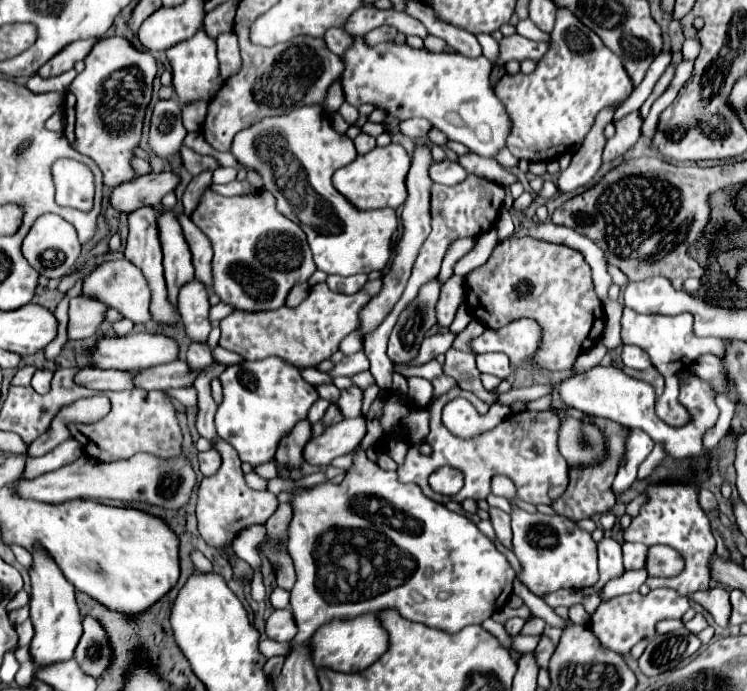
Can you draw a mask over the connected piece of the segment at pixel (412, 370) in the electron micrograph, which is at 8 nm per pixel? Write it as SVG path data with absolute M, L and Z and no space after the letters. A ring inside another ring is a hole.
M435 359L418 367L407 367L395 364L393 371L394 373L399 373L406 378L417 376L432 381L433 379L443 375L443 364L440 364Z

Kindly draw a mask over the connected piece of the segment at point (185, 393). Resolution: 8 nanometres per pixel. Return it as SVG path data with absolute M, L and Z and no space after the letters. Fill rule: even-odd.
M189 387L189 389L173 389L171 393L173 393L173 399L181 401L185 407L195 407L195 403L197 403L197 395L195 395L197 391L193 387Z

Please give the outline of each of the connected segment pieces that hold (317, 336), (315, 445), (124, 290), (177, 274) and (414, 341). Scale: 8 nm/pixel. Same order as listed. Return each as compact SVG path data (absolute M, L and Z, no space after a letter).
M367 281L361 291L353 295L333 293L327 283L317 283L311 287L309 297L297 307L281 307L277 311L261 311L261 313L237 313L227 315L221 327L219 345L227 351L235 351L243 355L247 361L259 361L265 357L281 357L293 367L315 367L323 359L329 359L343 337L357 329L357 313L365 301L369 301L375 293L379 293L381 281Z
M363 417L343 419L325 427L319 437L311 437L303 449L303 459L309 465L327 467L335 457L353 451L365 437L367 427Z
M125 257L99 265L85 279L83 293L105 301L113 309L119 309L133 323L147 323L149 321L149 287L145 285L145 277L141 277L141 271L131 261L125 261Z
M163 211L157 217L157 229L159 229L159 241L163 251L163 269L165 269L165 281L169 289L169 299L175 305L177 303L177 289L185 285L185 281L193 279L193 265L191 265L191 251L183 237L183 229L177 223L175 213Z
M439 277L431 279L419 289L417 301L411 301L399 315L393 333L389 337L389 359L393 363L405 363L417 355L417 349L429 331L437 323L435 307L441 293Z

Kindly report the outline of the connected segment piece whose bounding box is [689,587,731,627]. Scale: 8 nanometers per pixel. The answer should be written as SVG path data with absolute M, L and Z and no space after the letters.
M721 587L709 588L707 591L697 591L689 595L695 603L699 603L703 609L707 609L715 623L721 627L729 627L731 617L731 603L729 603L729 591Z

